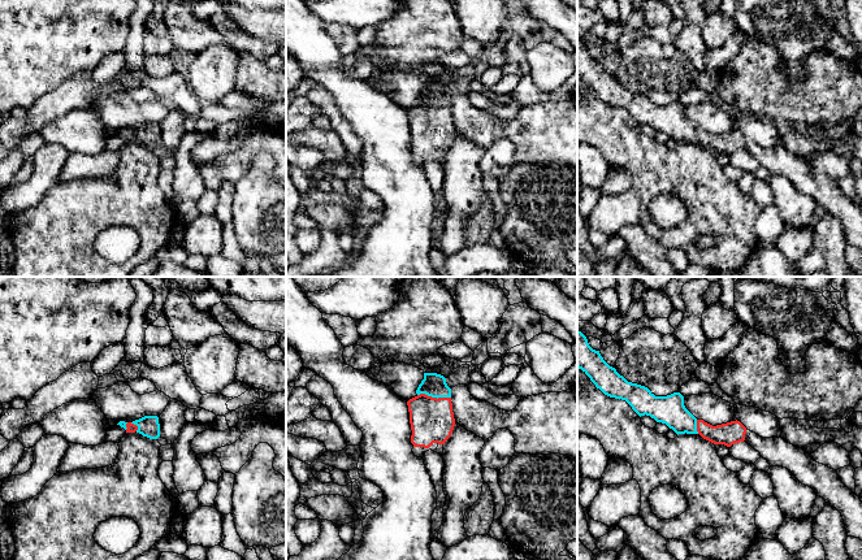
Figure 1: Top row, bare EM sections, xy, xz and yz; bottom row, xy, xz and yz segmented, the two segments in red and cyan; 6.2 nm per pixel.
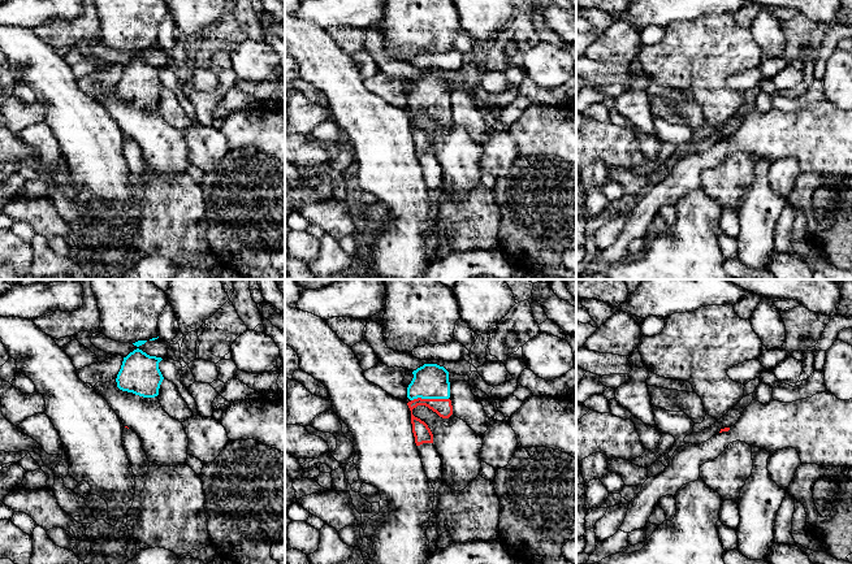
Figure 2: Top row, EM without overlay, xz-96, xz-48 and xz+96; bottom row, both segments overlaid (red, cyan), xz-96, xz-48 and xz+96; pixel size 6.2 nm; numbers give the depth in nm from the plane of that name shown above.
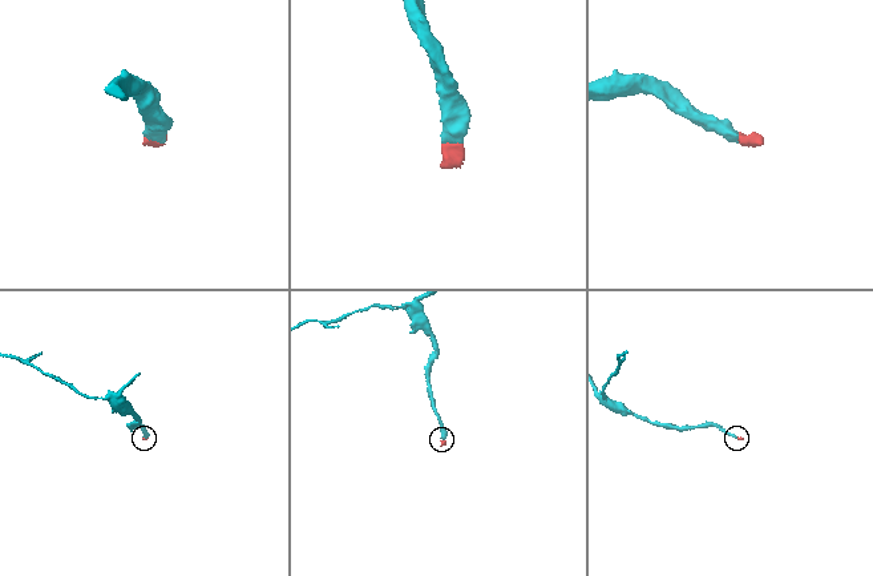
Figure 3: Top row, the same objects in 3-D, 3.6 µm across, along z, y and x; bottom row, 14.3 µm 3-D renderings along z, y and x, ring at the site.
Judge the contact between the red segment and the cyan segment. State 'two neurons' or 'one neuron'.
one neuron

